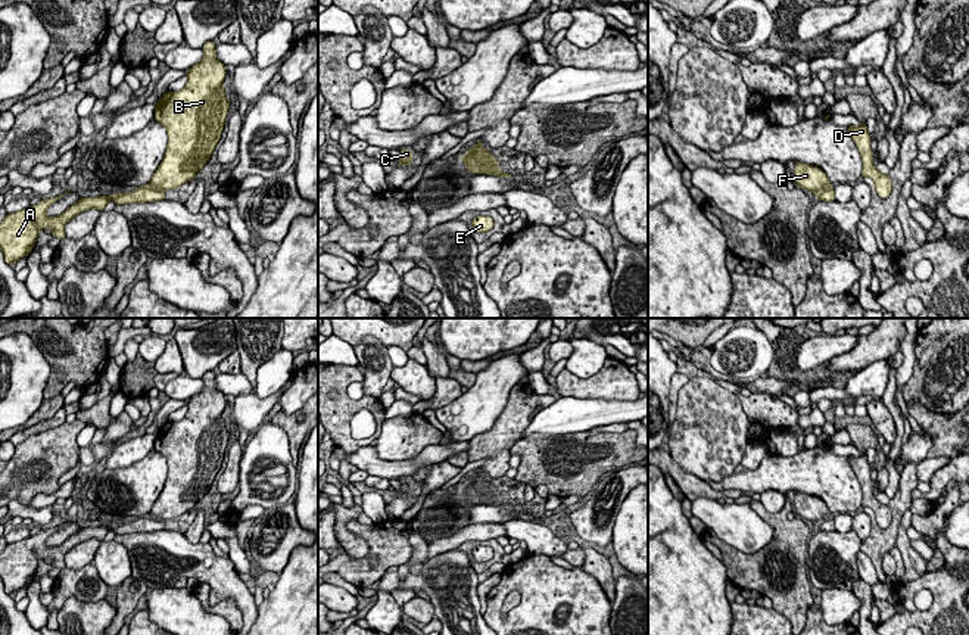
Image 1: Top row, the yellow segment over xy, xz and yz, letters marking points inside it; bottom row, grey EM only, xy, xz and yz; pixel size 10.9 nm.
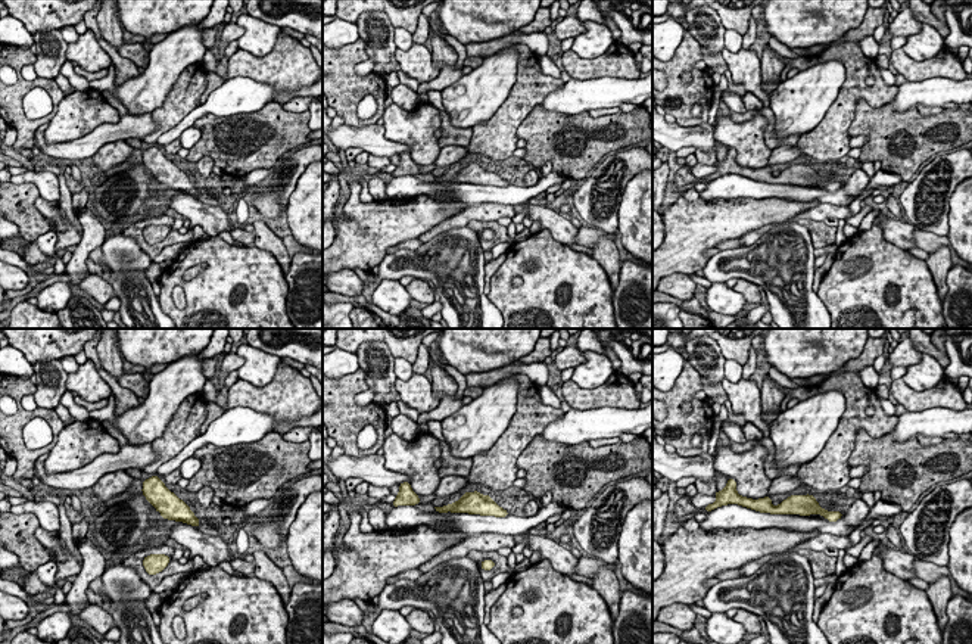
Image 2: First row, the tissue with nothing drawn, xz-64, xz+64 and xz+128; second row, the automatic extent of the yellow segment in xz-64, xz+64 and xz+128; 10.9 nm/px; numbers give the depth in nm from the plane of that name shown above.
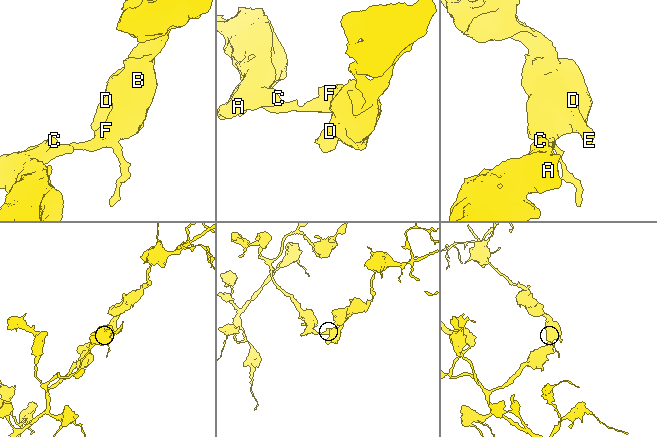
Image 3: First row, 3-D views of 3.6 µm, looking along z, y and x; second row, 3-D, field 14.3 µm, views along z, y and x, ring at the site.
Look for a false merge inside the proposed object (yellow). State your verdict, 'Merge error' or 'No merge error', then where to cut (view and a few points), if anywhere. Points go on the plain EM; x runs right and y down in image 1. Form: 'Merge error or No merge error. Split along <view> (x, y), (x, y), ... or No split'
Merge error. Split along xz (467, 482), (501, 503)

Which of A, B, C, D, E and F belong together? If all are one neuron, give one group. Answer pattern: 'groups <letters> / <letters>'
groups A C / B D E F

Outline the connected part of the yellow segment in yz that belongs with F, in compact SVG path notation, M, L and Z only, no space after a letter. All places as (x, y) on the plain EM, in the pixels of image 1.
M795 492L794 504L795 516L810 520L814 526L823 519L832 517L828 505L817 497Z

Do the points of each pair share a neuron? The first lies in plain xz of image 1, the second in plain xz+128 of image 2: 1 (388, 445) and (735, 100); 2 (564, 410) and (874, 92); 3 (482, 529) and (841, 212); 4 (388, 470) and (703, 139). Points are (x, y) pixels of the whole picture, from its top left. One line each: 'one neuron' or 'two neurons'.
1: two neurons
2: two neurons
3: one neuron
4: one neuron

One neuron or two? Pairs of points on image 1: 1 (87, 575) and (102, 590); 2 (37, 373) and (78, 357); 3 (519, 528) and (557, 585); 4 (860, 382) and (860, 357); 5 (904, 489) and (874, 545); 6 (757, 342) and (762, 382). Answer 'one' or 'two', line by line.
1: one
2: two
3: two
4: two
5: one
6: two

